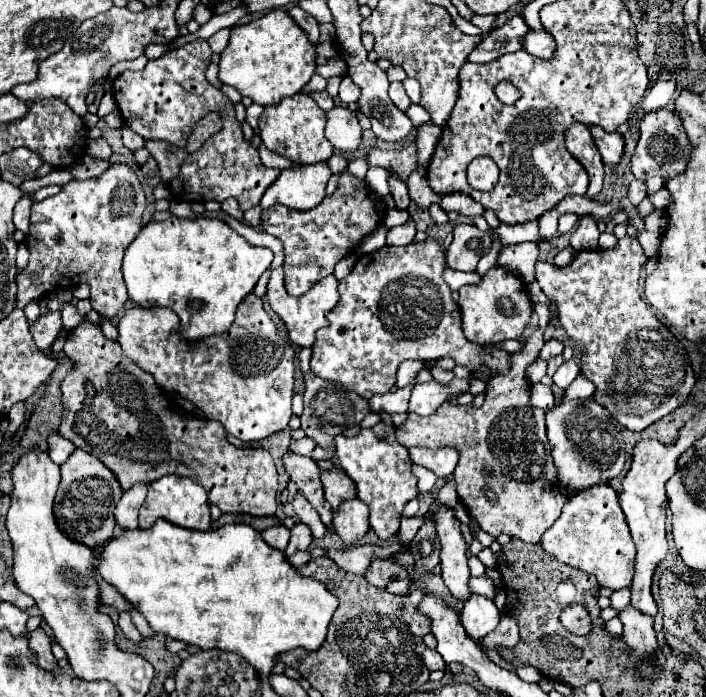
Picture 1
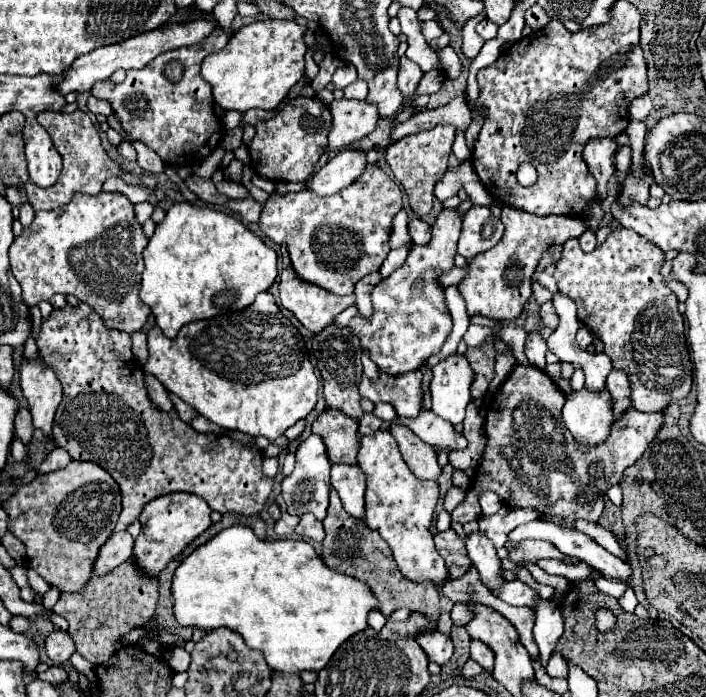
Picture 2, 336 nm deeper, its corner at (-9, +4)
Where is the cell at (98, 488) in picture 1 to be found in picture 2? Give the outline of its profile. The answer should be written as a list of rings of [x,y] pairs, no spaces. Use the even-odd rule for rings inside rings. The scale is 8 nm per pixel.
[[[70,461],[68,467],[38,475],[26,485],[20,485],[16,493],[2,503],[8,513],[8,531],[26,545],[28,567],[32,567],[46,583],[54,585],[60,593],[78,593],[92,577],[92,563],[100,551],[100,545],[110,537],[120,515],[120,489],[108,471],[90,461]]]

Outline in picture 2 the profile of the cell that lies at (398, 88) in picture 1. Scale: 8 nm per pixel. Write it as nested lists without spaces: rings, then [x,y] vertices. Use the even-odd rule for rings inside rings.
[[[400,57],[400,71],[398,71],[398,89],[406,99],[410,99],[422,79],[422,69],[410,61],[408,57]]]

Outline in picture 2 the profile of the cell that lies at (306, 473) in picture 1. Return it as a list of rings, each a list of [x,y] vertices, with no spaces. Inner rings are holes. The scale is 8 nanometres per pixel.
[[[334,489],[330,493],[328,515],[322,521],[322,525],[326,531],[326,537],[322,541],[324,563],[338,573],[344,573],[348,577],[360,579],[366,585],[370,585],[372,591],[376,593],[376,597],[380,599],[380,611],[384,617],[390,617],[400,607],[408,607],[410,611],[422,613],[426,619],[432,619],[432,621],[440,619],[440,591],[438,591],[438,587],[432,581],[416,583],[416,581],[406,579],[400,573],[400,569],[396,567],[396,561],[392,559],[392,551],[390,551],[388,543],[384,543],[384,539],[380,539],[380,535],[376,535],[376,531],[370,531],[356,517],[348,515]]]

